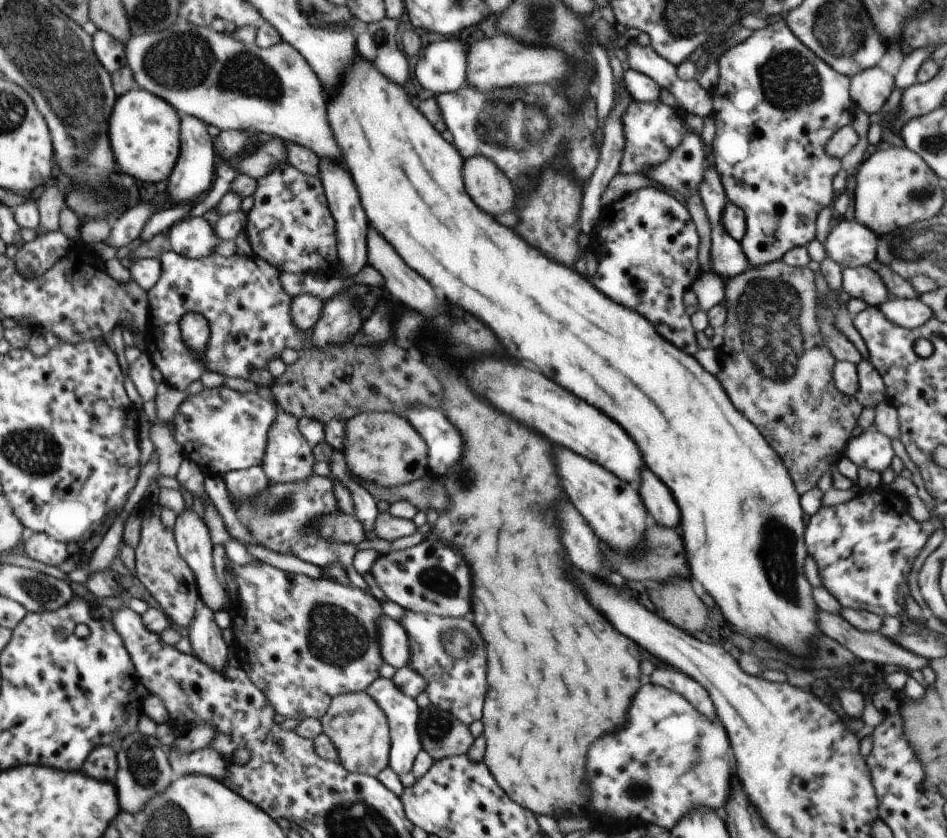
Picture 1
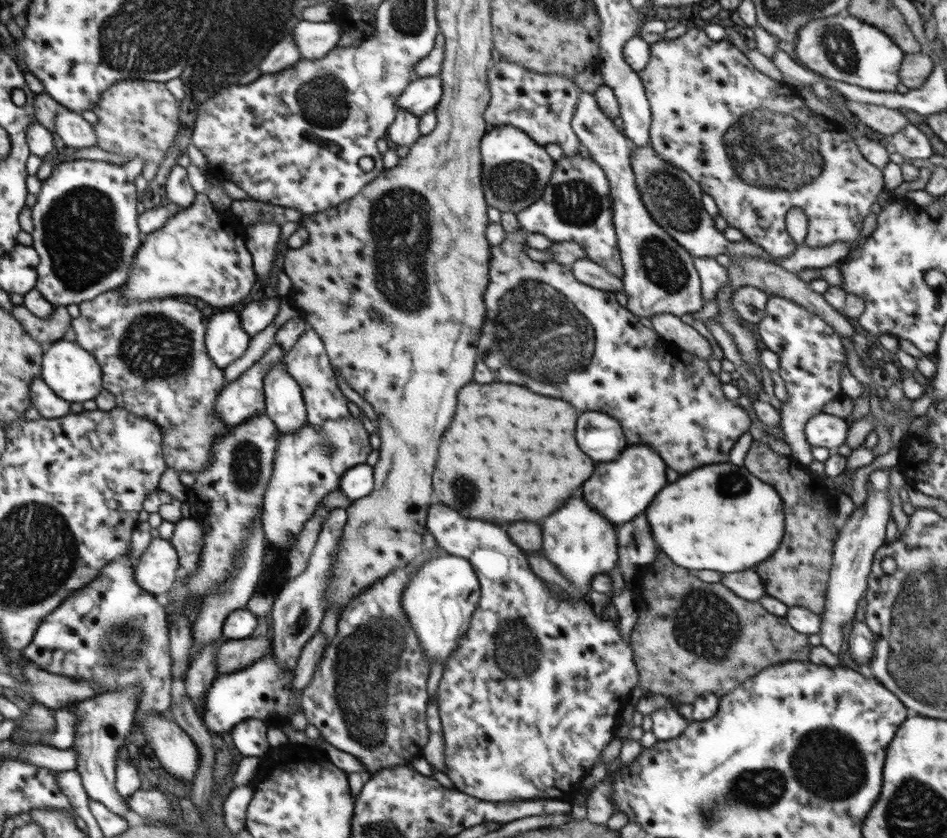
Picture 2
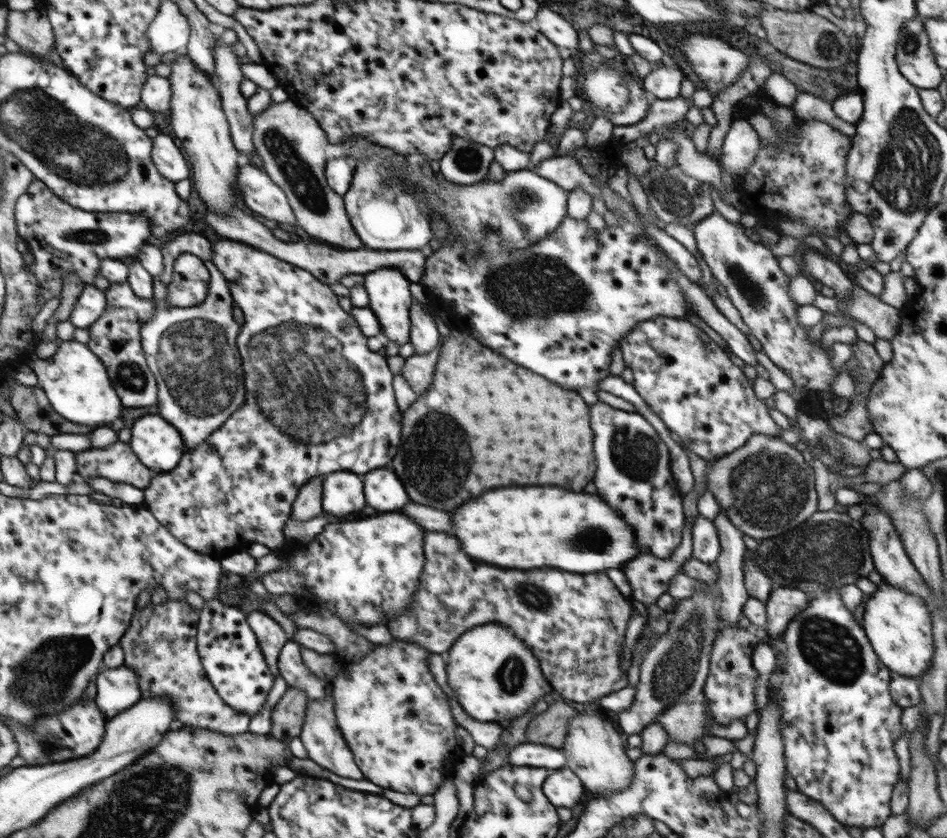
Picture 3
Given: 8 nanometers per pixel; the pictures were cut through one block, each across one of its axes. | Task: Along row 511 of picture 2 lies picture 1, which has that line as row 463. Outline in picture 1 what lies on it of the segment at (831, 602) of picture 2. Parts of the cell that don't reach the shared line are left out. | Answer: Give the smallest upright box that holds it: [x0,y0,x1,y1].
[843,430,894,473]

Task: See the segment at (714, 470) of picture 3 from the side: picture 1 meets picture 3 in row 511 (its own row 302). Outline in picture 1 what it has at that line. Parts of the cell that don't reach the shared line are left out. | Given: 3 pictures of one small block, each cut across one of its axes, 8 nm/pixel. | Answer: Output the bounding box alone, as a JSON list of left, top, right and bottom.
[716,259,863,495]

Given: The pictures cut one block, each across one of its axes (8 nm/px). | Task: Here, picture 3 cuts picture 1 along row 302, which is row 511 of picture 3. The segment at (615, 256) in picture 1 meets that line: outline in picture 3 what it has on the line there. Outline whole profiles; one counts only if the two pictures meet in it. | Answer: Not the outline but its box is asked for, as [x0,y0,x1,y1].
[590,400,686,559]

